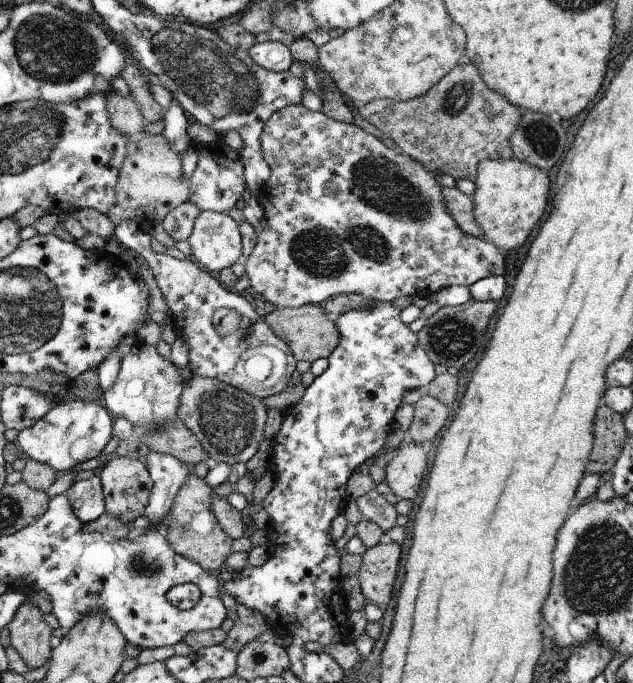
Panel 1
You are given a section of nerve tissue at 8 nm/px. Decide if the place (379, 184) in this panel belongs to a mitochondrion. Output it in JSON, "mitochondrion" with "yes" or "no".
{"mitochondrion":"yes"}

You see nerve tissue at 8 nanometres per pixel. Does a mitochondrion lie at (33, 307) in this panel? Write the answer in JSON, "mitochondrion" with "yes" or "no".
{"mitochondrion":"yes"}

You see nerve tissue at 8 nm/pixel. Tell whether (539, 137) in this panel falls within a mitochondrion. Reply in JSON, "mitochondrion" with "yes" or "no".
{"mitochondrion":"yes"}

